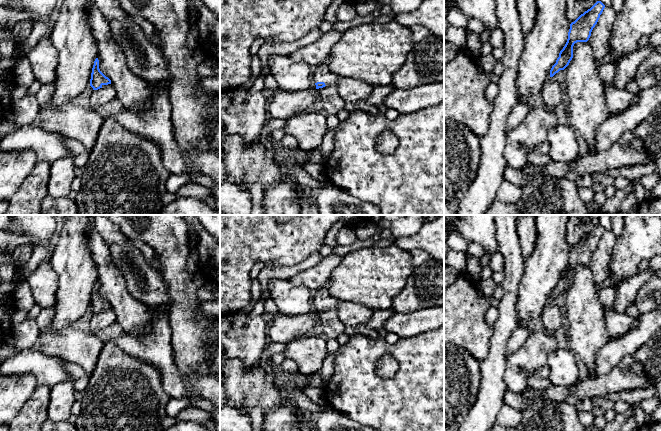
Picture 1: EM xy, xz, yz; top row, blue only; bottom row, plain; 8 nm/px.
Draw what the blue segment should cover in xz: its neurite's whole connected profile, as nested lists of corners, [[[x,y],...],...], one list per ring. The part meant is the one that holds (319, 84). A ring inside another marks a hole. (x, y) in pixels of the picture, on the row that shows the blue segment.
[[[327,61],[313,68],[312,81],[315,83],[316,89],[333,84],[338,81],[338,79],[339,77],[330,71]]]

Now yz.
[[[597,1],[590,9],[581,14],[574,22],[570,24],[568,39],[559,53],[556,63],[550,70],[550,77],[553,77],[560,70],[564,70],[573,58],[573,46],[577,42],[587,42],[591,32],[597,24],[605,5]]]

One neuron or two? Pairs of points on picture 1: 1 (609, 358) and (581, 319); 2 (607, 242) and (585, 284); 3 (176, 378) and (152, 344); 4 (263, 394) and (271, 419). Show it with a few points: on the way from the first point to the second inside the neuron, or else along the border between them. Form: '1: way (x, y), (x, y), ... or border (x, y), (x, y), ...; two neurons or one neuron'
1: border (608, 339), (598, 352), (595, 364), (591, 368); two neurons
2: border (587, 265), (596, 281); two neurons
3: way (168, 370), (158, 352); one neuron
4: border (277, 388), (282, 404), (270, 408), (263, 415); two neurons

